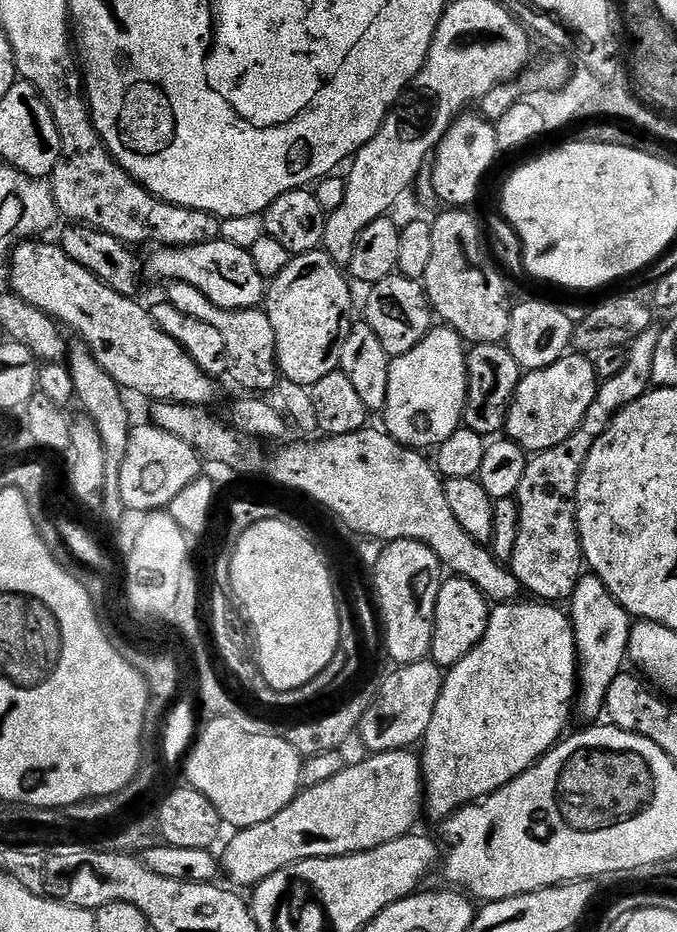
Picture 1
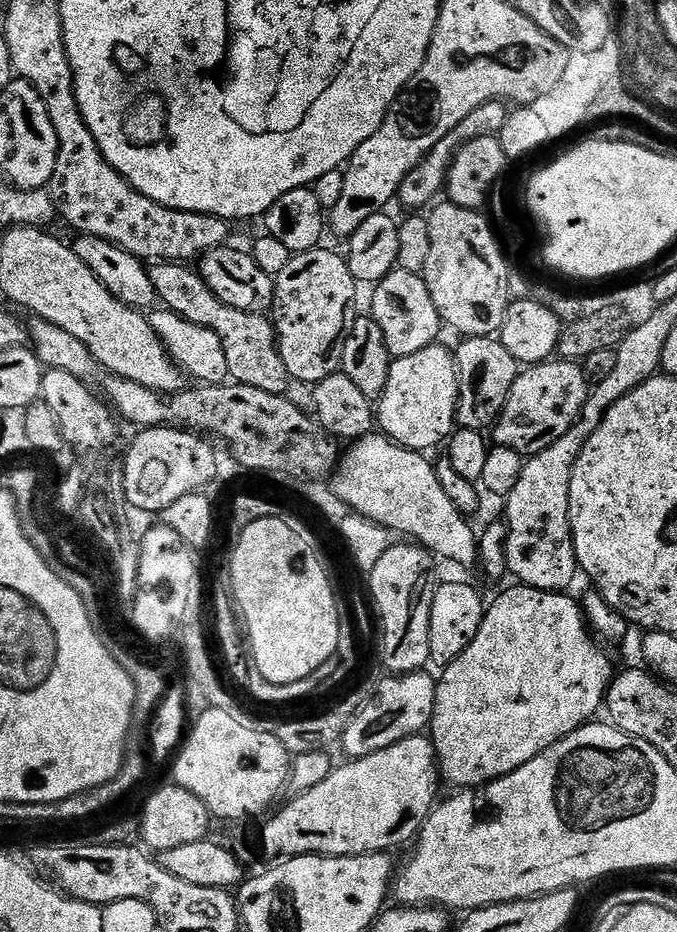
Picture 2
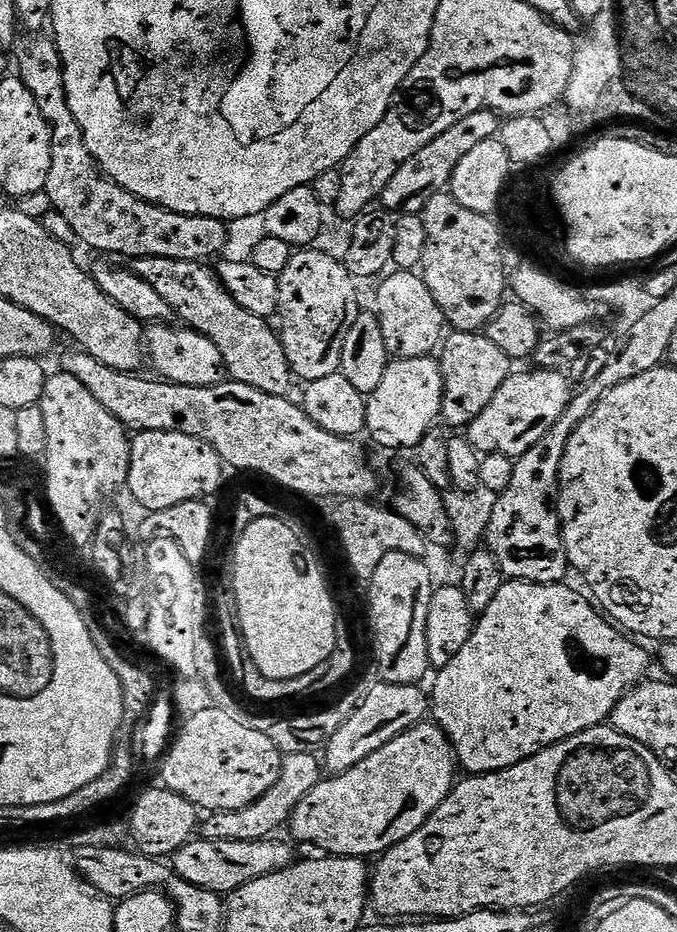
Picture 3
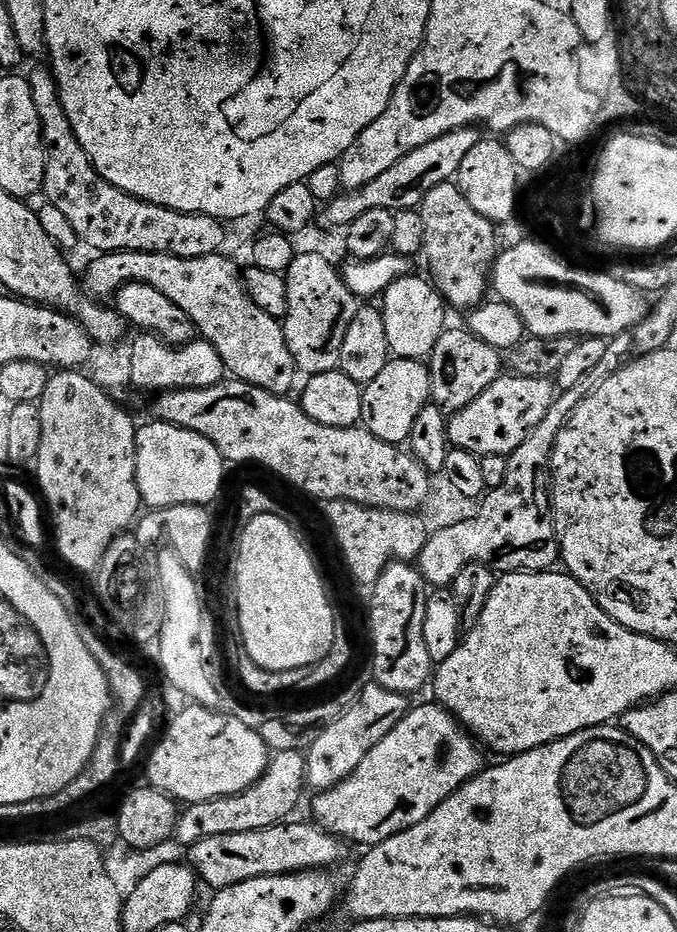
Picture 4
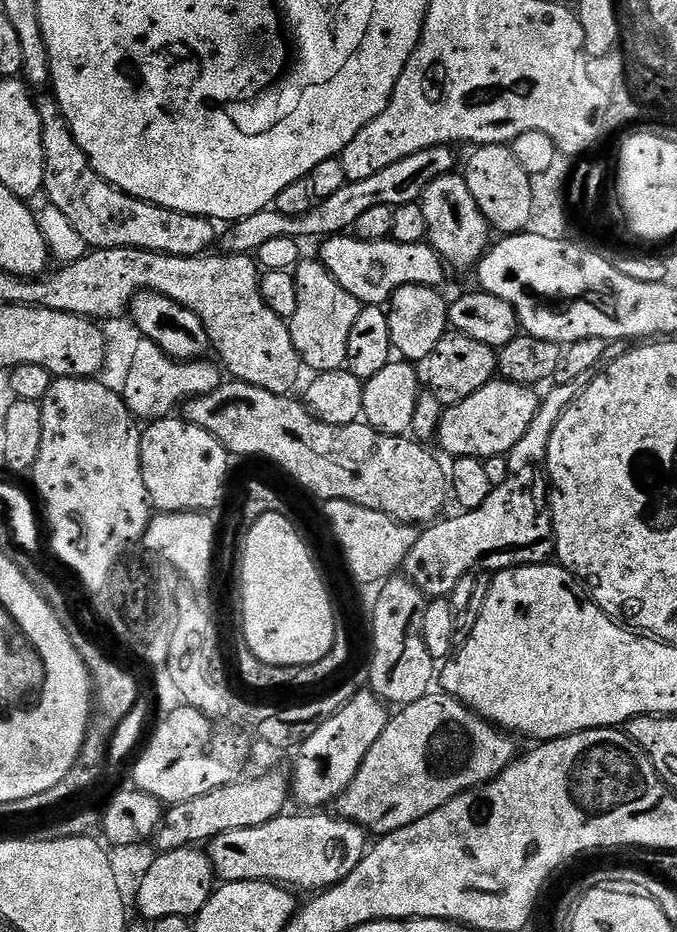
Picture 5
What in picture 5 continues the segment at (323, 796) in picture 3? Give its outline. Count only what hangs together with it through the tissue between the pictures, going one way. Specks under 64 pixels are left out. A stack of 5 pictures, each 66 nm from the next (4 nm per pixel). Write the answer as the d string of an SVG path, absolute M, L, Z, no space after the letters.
M433 690L418 698L418 702L403 705L397 712L400 713L397 716L395 713L389 719L378 742L370 746L370 754L366 754L358 774L354 774L354 782L350 782L350 786L334 802L335 811L339 815L345 820L353 820L369 834L385 836L418 822L418 818L426 818L426 814L438 810L438 806L450 802L455 796L471 792L482 784L489 784L517 759L517 741L508 732L497 728L489 720L483 720L477 712L470 711L443 690Z

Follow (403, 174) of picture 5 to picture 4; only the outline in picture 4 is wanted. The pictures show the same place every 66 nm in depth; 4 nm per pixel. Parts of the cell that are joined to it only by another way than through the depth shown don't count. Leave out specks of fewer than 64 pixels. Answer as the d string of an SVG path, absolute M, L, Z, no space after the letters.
M469 126L450 130L442 134L442 138L434 138L434 142L418 146L418 150L408 152L406 158L402 158L402 162L394 162L394 166L386 170L386 174L380 174L374 182L356 192L344 192L327 201L318 212L319 227L324 227L328 232L334 231L335 228L347 230L355 220L362 218L362 214L366 214L366 210L390 210L398 213L419 209L426 194L430 194L434 186L455 181L462 162L466 162L466 154L470 154L470 150L478 146L480 139L482 139L481 129Z

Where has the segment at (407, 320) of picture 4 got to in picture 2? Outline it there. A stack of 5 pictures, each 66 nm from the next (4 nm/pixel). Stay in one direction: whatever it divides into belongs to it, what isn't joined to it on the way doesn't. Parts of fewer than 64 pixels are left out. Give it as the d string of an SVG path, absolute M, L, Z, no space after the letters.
M397 267L371 289L372 309L370 315L382 330L382 337L393 358L411 358L419 352L427 353L440 336L442 321L434 310L434 298L426 290L426 282L419 272L407 272Z

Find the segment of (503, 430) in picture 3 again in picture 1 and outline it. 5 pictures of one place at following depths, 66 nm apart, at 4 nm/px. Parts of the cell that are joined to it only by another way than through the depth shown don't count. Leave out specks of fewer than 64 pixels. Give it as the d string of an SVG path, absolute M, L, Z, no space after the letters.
M569 354L545 368L539 368L533 372L525 371L520 377L520 385L508 411L507 439L513 440L519 448L524 449L525 453L528 454L545 452L562 442L566 442L566 438L570 438L570 434L574 434L586 418L586 414L596 397L597 387L596 365L584 354Z

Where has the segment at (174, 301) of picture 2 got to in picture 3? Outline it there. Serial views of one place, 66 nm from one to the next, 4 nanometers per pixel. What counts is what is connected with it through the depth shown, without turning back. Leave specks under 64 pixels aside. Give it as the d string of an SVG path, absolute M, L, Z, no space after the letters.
M149 256L133 259L130 267L146 282L150 282L150 286L154 286L154 290L158 290L161 298L166 298L166 304L172 308L177 317L181 316L179 319L187 327L194 329L195 332L201 332L203 336L210 338L210 342L214 342L214 346L218 346L218 350L222 350L226 370L235 383L254 386L254 390L262 390L266 394L275 396L288 396L291 393L292 384L294 385L292 367L286 358L286 350L282 346L277 329L273 325L271 328L268 325L271 323L265 317L250 314L244 308L240 308L238 302L234 302L234 298L224 289L224 284L213 269L211 272L208 266L198 260L150 258Z

